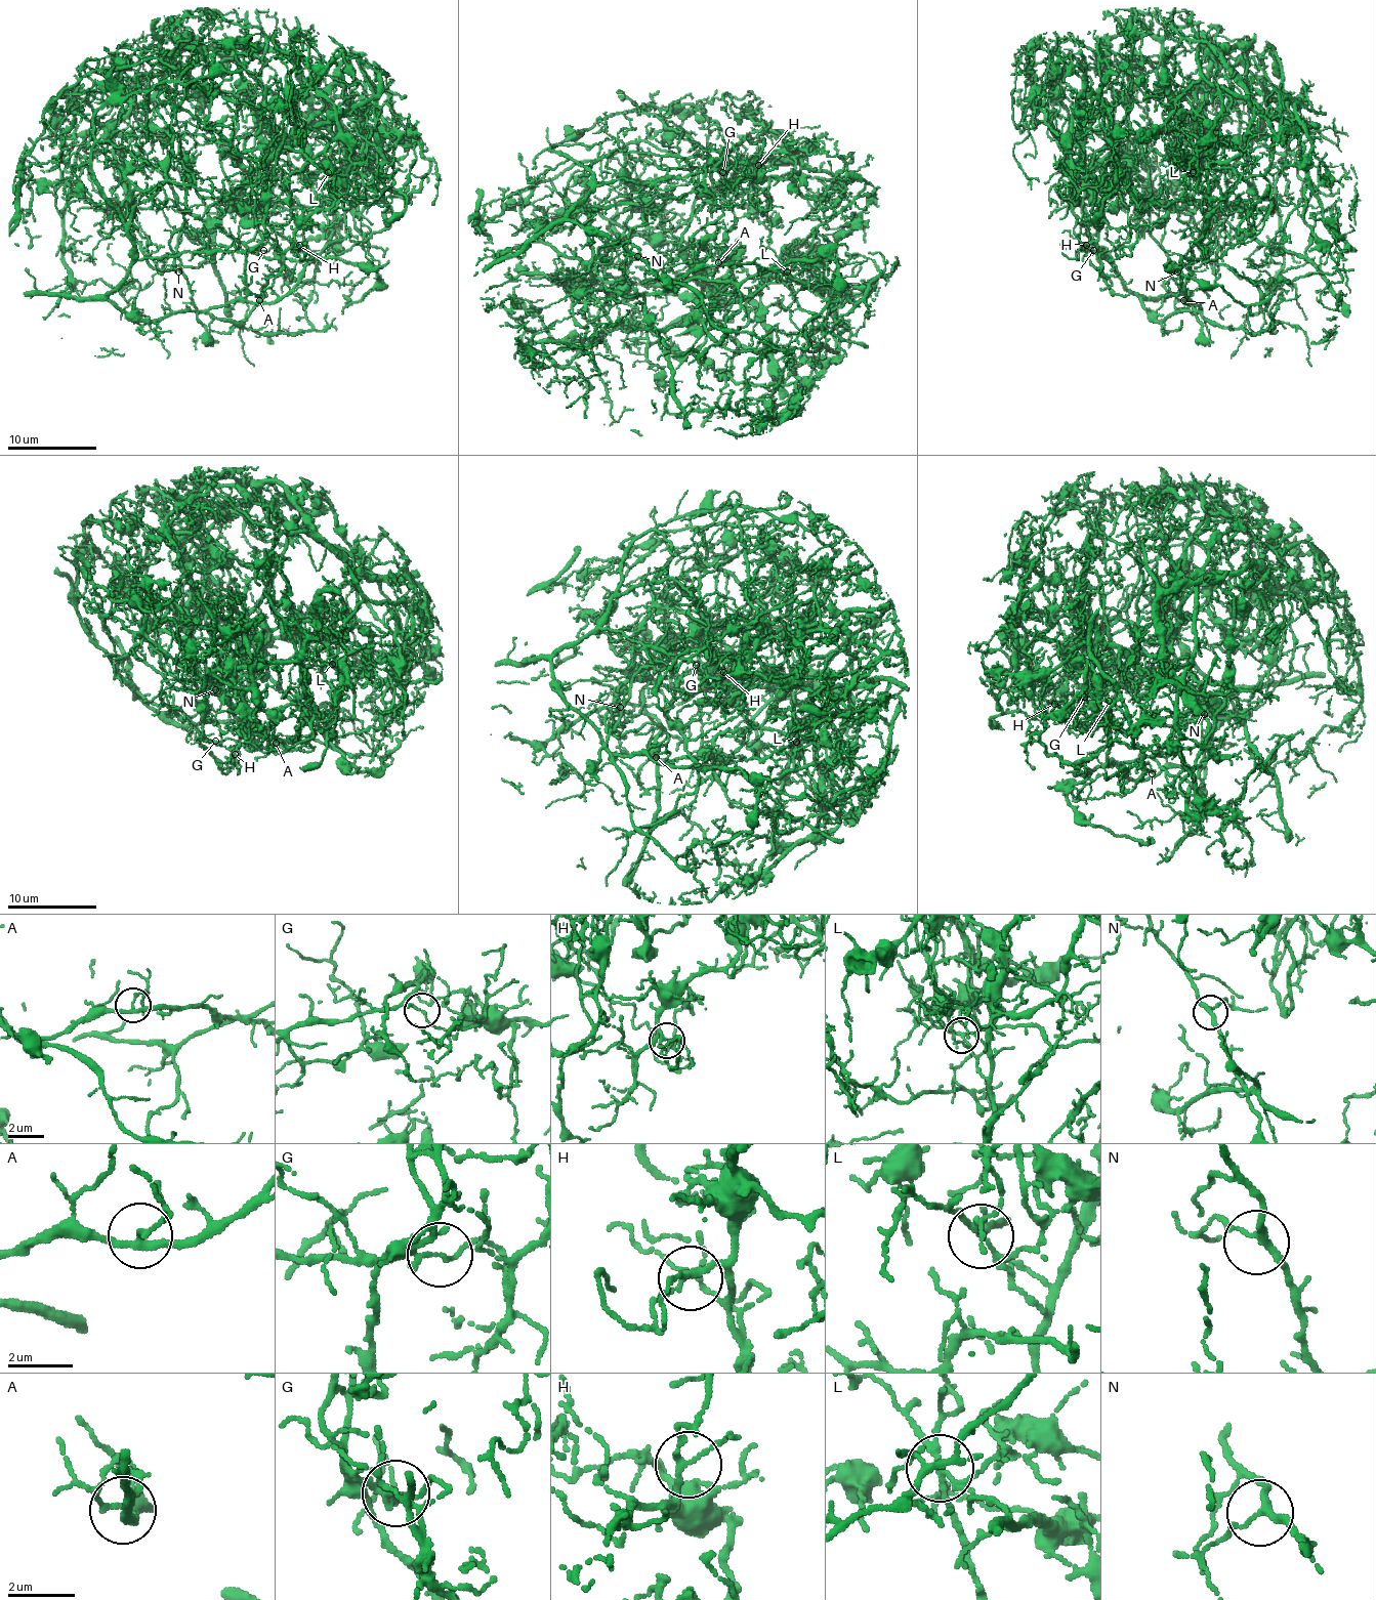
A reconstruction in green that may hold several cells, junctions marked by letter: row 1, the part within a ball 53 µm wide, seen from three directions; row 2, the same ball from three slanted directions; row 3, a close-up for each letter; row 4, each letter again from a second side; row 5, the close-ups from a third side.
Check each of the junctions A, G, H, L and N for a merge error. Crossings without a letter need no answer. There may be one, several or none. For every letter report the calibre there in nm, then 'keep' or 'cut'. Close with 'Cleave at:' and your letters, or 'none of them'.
A: 170 nm thick; keep
G: 110 nm thick; cut
H: 150 nm thick; keep
L: 160 nm thick; cut
N: 200 nm thick; keep
Cleave at: G, L

